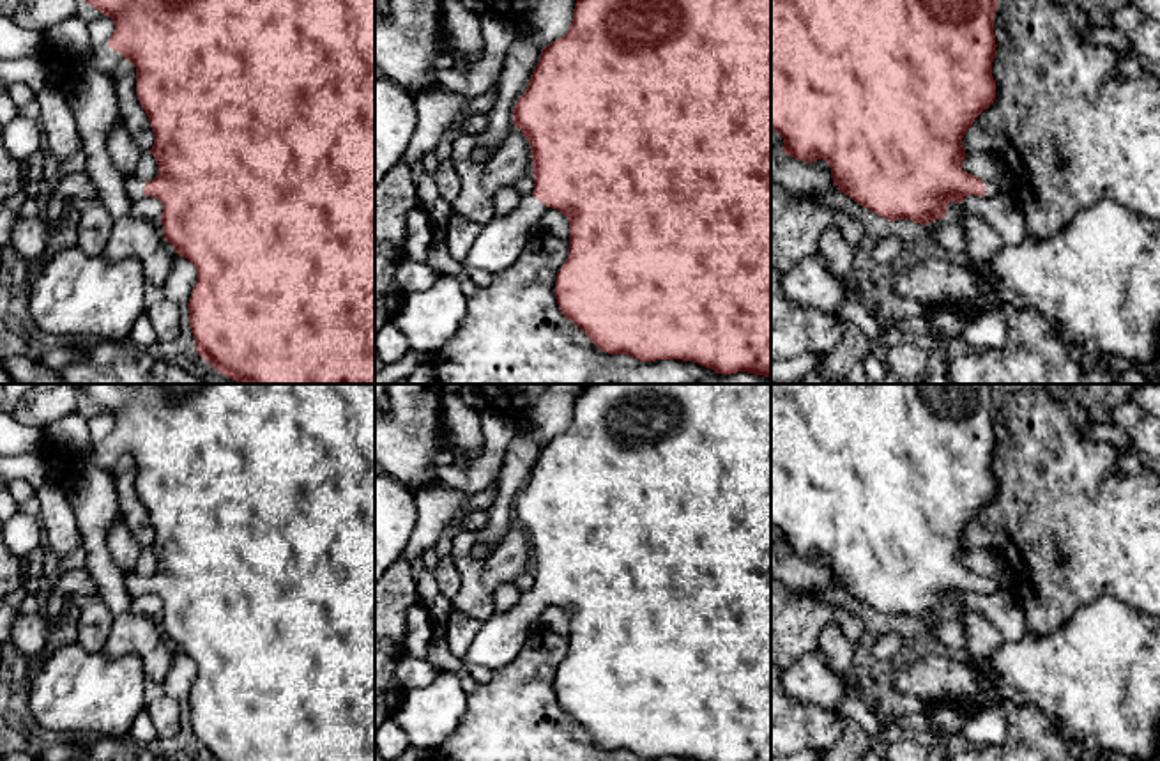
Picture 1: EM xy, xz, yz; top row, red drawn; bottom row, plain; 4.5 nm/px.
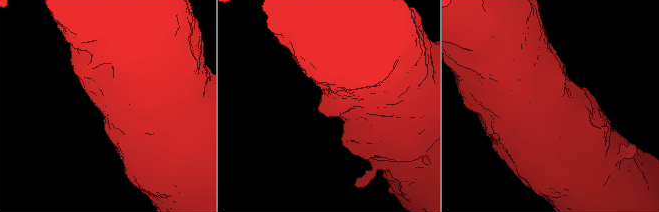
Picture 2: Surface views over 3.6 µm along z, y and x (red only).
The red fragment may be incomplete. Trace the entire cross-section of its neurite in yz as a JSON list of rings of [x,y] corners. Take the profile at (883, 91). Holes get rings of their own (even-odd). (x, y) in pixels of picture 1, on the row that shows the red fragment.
[[[771,0],[771,129],[782,135],[785,154],[812,163],[822,159],[831,168],[833,186],[859,205],[895,221],[911,219],[927,225],[946,216],[950,202],[960,204],[967,195],[1010,200],[1013,188],[981,181],[962,170],[967,156],[962,138],[974,119],[996,101],[992,62],[996,55],[994,14],[997,0]]]

